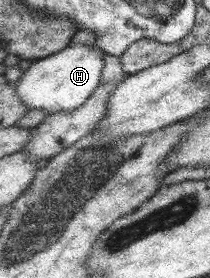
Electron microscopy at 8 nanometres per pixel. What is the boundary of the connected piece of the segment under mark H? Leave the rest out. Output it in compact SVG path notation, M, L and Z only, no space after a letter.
M73 44L66 51L53 55L48 59L37 60L25 71L25 76L19 84L19 99L25 101L35 109L43 109L46 113L57 114L60 112L73 112L93 97L93 94L102 86L104 70L107 67L107 53L98 47L88 47L86 44Z

